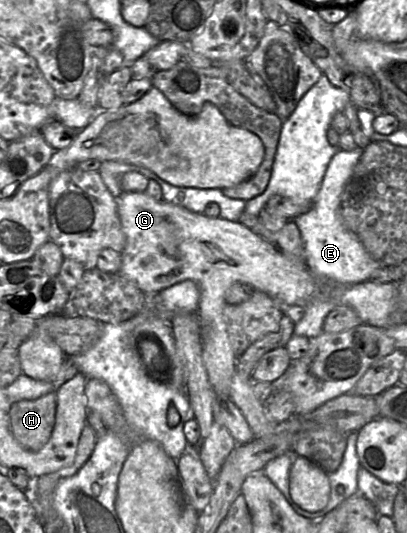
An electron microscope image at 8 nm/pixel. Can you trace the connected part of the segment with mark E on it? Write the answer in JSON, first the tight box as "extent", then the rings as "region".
{"extent":[294,149,382,285],"region":[[[364,149],[338,150],[332,157],[320,189],[311,206],[294,221],[300,231],[304,245],[305,263],[319,281],[338,285],[353,285],[369,280],[371,274],[382,266],[373,259],[363,245],[341,220],[339,205],[346,185],[350,181],[355,165]]]}

